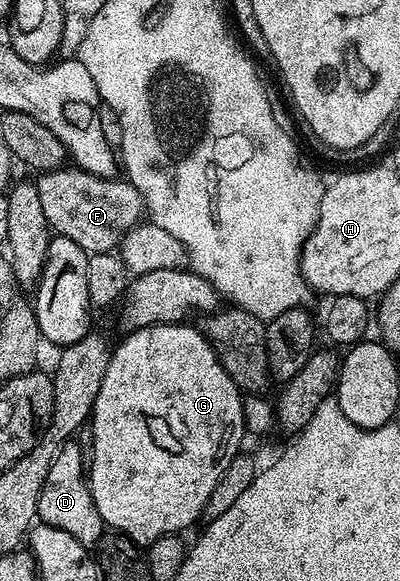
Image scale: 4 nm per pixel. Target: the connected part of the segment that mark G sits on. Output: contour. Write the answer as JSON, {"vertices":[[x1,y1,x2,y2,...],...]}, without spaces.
{"vertices":[[183,322,180,324,157,324,156,326,148,326,147,328,137,328,136,331,123,335,123,340,116,344,116,347,110,353,110,361,108,362,108,370,104,370,104,382,100,382,100,394,96,394,96,402,94,403,94,411,92,413,92,425,94,428,94,457,92,458,92,468,88,472,88,483,90,485,90,493,96,502,96,510,100,510,100,518,103,525,109,526,113,531,122,533,123,536,133,540,139,546,149,546,152,542,156,542,156,538,161,536,172,536,175,534,185,533,185,528,189,524,199,523,204,506,208,502,212,490,216,490,216,482,220,482,220,478,224,474,224,470,228,470,228,462,232,462,234,456,239,455,242,444,242,436,247,435,246,423,244,422,244,410,242,402,244,399,243,393,232,382,232,378,228,378,228,374,224,370,222,363,218,361,218,356,214,352,214,348,206,337,202,335,197,327,189,328,189,323]]}

